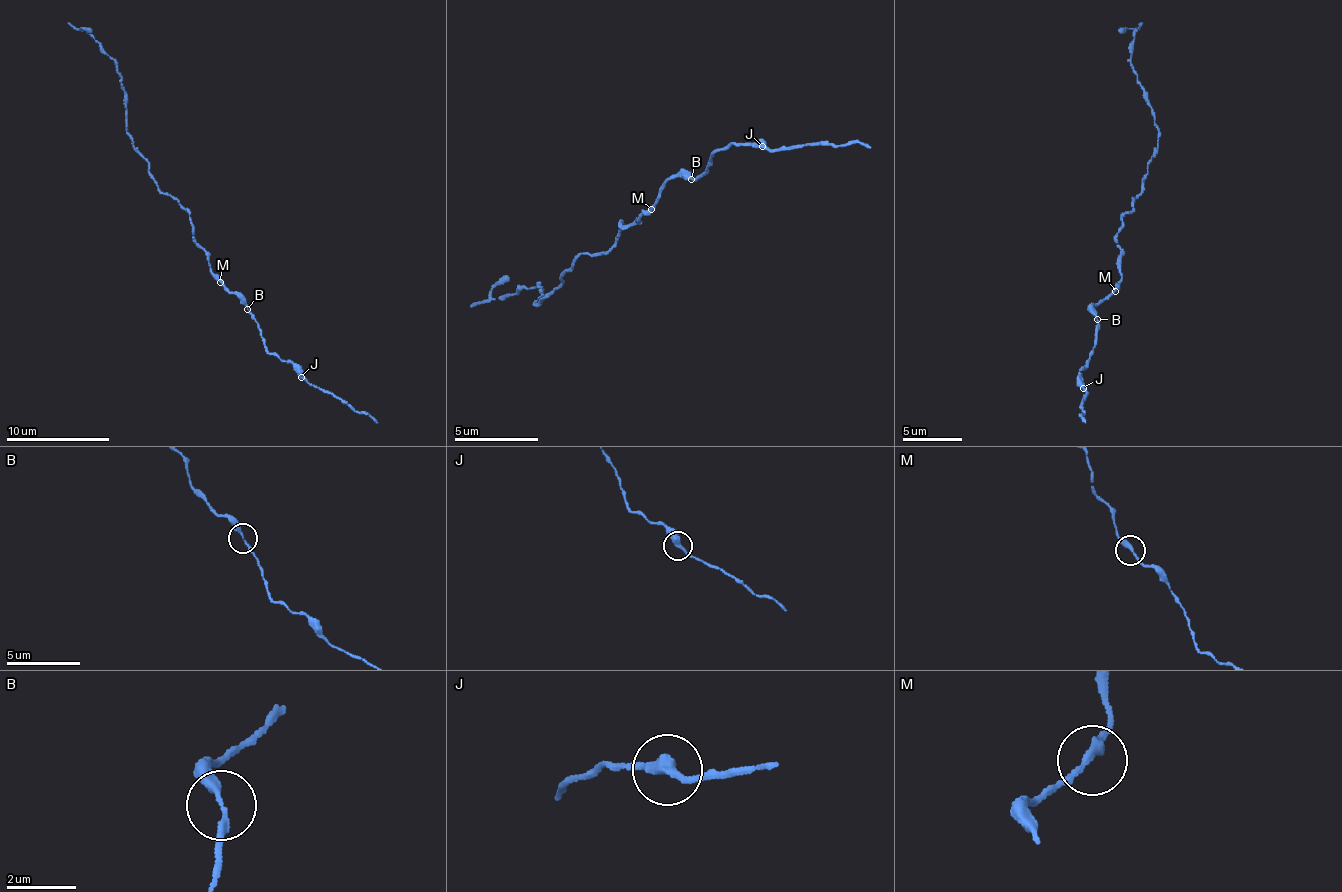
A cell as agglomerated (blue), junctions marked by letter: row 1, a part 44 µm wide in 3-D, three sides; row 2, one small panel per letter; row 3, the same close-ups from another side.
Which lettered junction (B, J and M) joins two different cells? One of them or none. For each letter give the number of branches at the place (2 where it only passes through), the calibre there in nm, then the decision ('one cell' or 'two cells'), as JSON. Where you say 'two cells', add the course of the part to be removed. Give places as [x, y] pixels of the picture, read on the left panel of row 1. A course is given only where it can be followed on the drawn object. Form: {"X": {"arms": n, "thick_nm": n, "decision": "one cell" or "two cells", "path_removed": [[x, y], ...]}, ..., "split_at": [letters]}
{"B": {"arms": 2, "thick_nm": 190, "decision": "one cell"}, "J": {"arms": 2, "thick_nm": 320, "decision": "one cell"}, "M": {"arms": 2, "thick_nm": 240, "decision": "one cell"}, "split_at": []}

